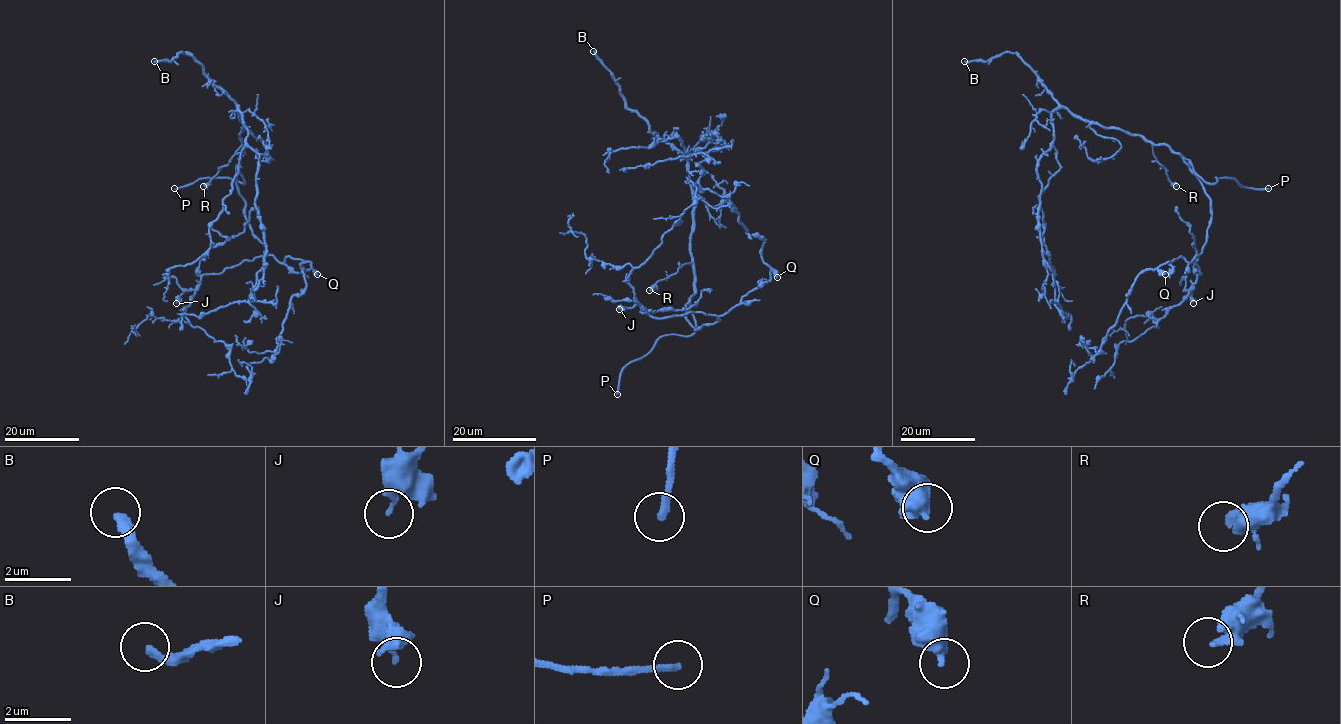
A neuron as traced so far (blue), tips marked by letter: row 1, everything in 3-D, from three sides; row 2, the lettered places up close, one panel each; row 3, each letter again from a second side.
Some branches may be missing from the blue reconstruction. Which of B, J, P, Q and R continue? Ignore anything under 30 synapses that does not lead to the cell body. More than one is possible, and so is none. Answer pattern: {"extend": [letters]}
{"extend": ["B", "P"]}

